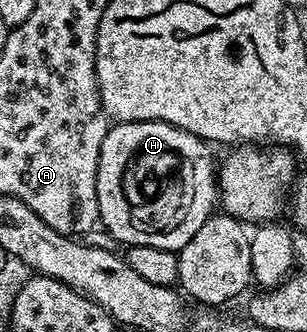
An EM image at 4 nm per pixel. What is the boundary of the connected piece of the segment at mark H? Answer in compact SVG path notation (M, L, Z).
M121 121L112 124L105 135L105 143L101 143L101 155L97 167L97 203L99 204L99 219L102 228L107 228L119 241L124 241L124 246L148 245L162 249L181 250L206 221L213 216L217 209L217 161L211 158L212 146L202 137L193 135L184 129L173 127L164 121Z

